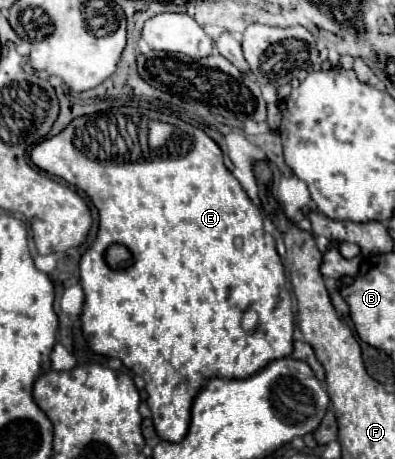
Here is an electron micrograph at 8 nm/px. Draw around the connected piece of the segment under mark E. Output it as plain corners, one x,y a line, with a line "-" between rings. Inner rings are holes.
111,108
109,112
105,112
105,114
91,114
91,116
81,116
81,118
75,118
75,122
71,122
61,134
57,134
57,136
53,136
53,138
47,138
47,140
43,140
41,144
37,144
33,150
31,150
31,160
33,160
33,164
35,166
39,166
41,170
45,170
45,172
49,172
49,174
53,174
53,176
59,176
59,178
63,178
65,182
69,182
69,184
73,184
73,186
77,186
77,188
81,188
85,194
89,194
89,198
93,200
93,204
99,208
99,232
97,232
97,238
95,238
95,242
93,242
93,246
83,254
83,258
81,258
81,262
79,262
79,270
81,270
81,286
83,286
83,292
85,292
85,308
83,308
83,314
81,314
81,328
83,328
83,336
85,336
85,340
87,340
87,344
91,346
91,350
95,350
97,354
103,354
107,358
119,358
122,362
123,366
126,367
129,371
133,374
139,374
143,380
145,380
145,390
147,390
147,394
149,394
149,400
147,400
147,406
149,406
149,410
153,412
153,424
155,424
155,430
161,434
161,438
165,438
165,440
169,440
169,442
181,442
183,438
185,438
185,434
187,434
187,430
189,430
189,420
191,420
191,404
193,404
193,400
195,400
195,396
199,394
199,388
201,388
201,384
203,384
203,380
205,378
247,378
247,376
251,376
251,374
255,374
255,370
261,370
263,366
267,366
267,362
271,362
271,360
275,360
275,358
285,358
285,356
289,356
291,352
293,352
293,310
291,310
291,294
289,294
289,290
287,290
287,282
285,282
285,272
283,272
283,264
281,264
281,258
279,258
279,254
277,254
277,250
275,250
275,238
269,234
269,232
265,232
265,228
263,228
263,218
261,218
261,212
259,212
259,208
249,200
249,196
245,194
245,190
241,188
241,184
239,184
239,180
225,168
225,164
223,164
223,152
221,152
221,148
203,132
203,130
199,130
199,128
195,128
195,126
191,126
191,124
187,124
187,122
183,122
183,120
179,120
179,118
173,118
173,116
163,116
163,114
159,114
161,118
163,118
163,122
169,122
171,126
173,126
173,134
171,134
171,142
163,148
163,150
159,150
159,154
155,156
155,158
143,158
143,150
141,150
141,144
139,144
139,138
137,138
137,132
139,132
139,126
137,126
137,120
135,120
135,110
131,110
131,108
-
111,112
113,112
113,120
117,120
119,122
119,130
121,130
121,136
115,136
115,130
111,132
111,128
109,128
109,116
111,116
-
125,140
127,140
127,146
135,146
135,150
133,150
133,154
137,154
137,156
131,156
131,148
127,148
125,146
-
117,162
117,164
115,164
-
267,308
271,308
268,310
-
266,310
267,312
271,312
273,314
273,318
275,318
275,322
277,322
277,326
279,326
279,330
277,332
267,332
265,328
256,328
259,321
258,313
261,311

